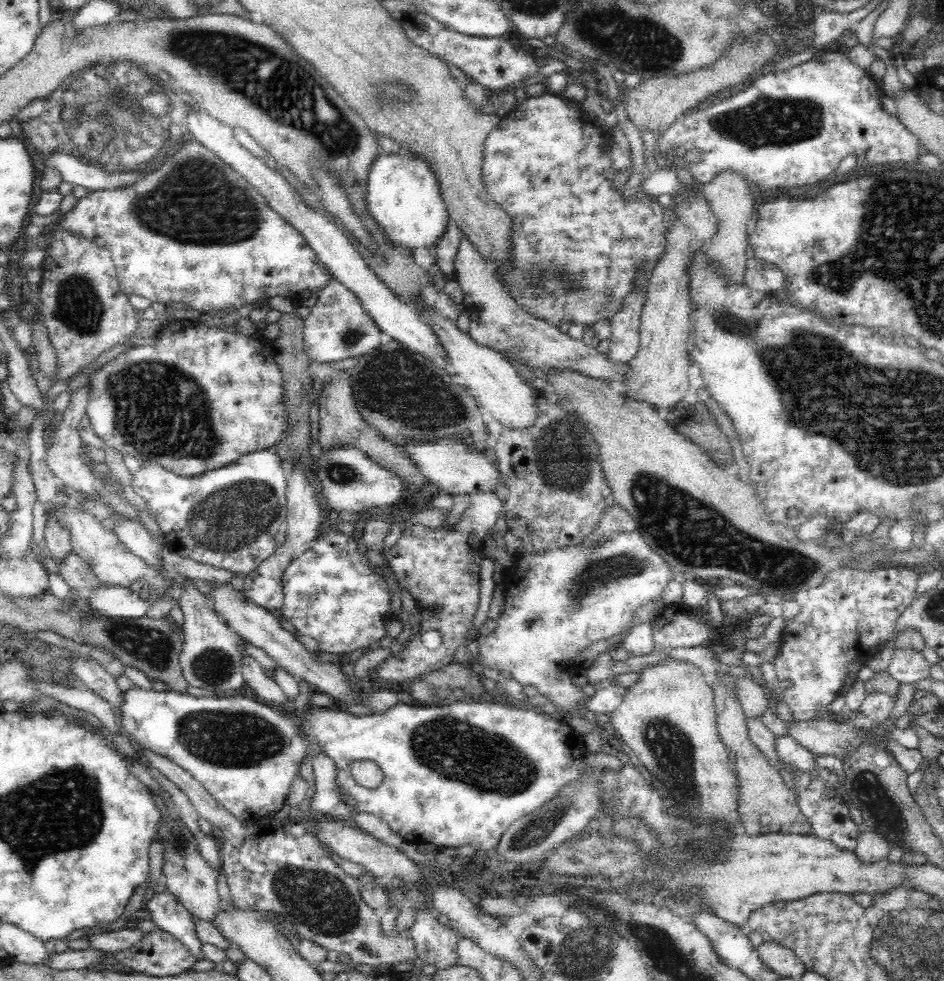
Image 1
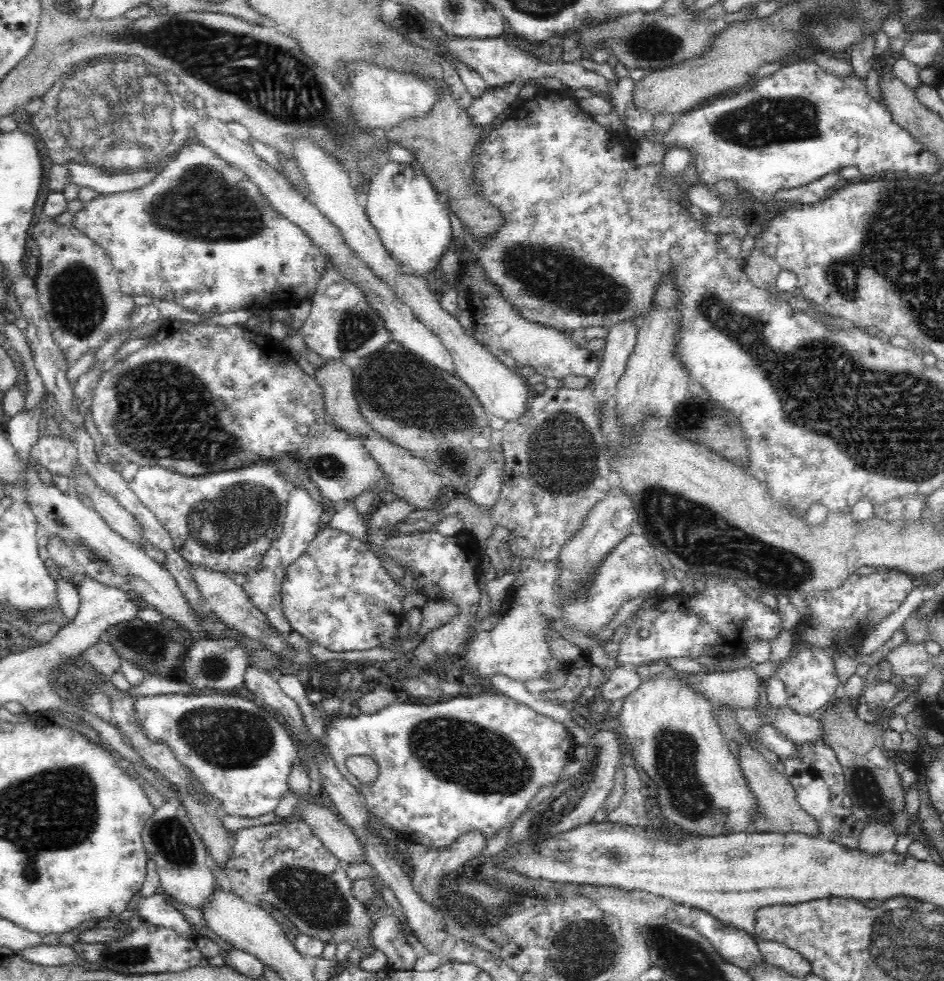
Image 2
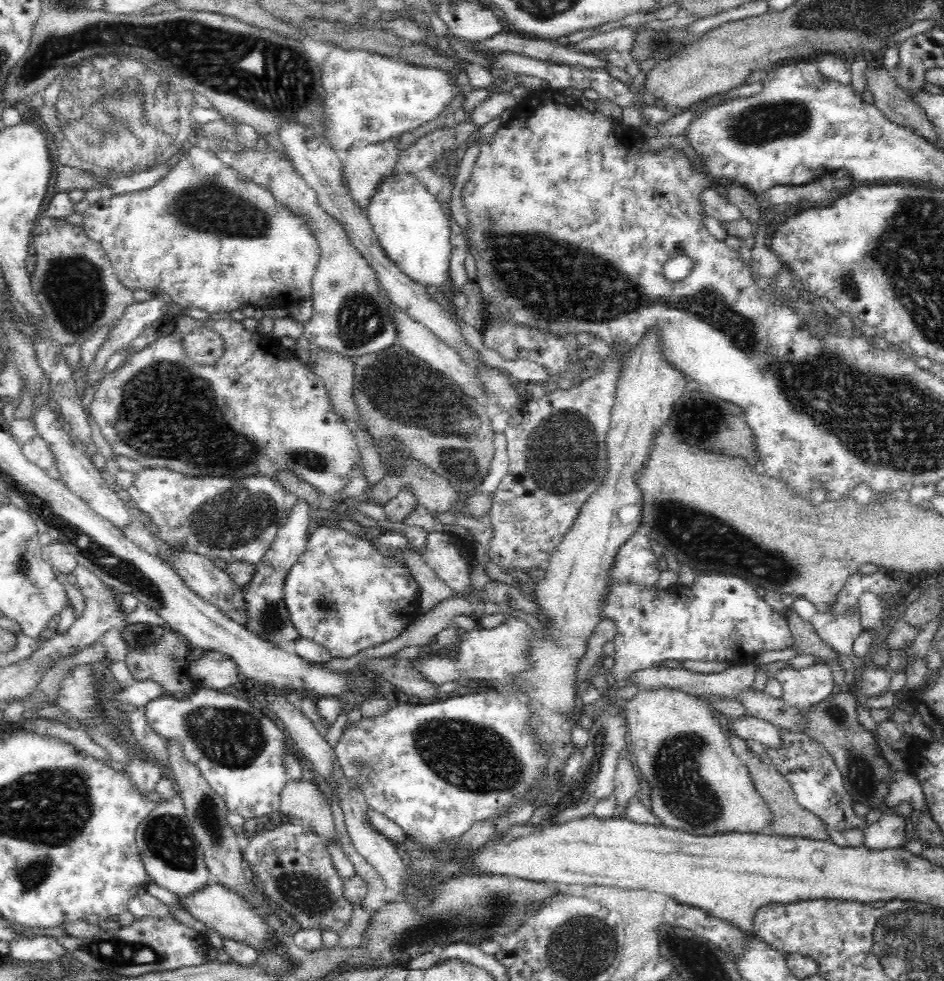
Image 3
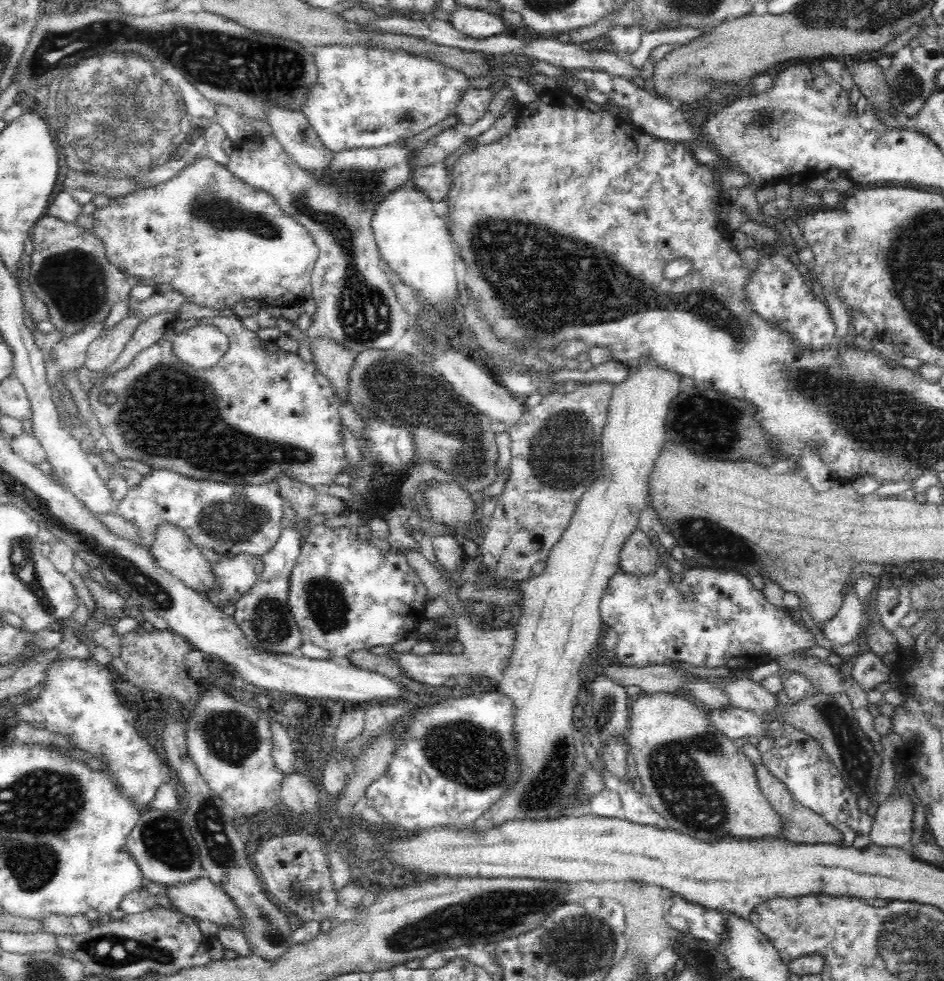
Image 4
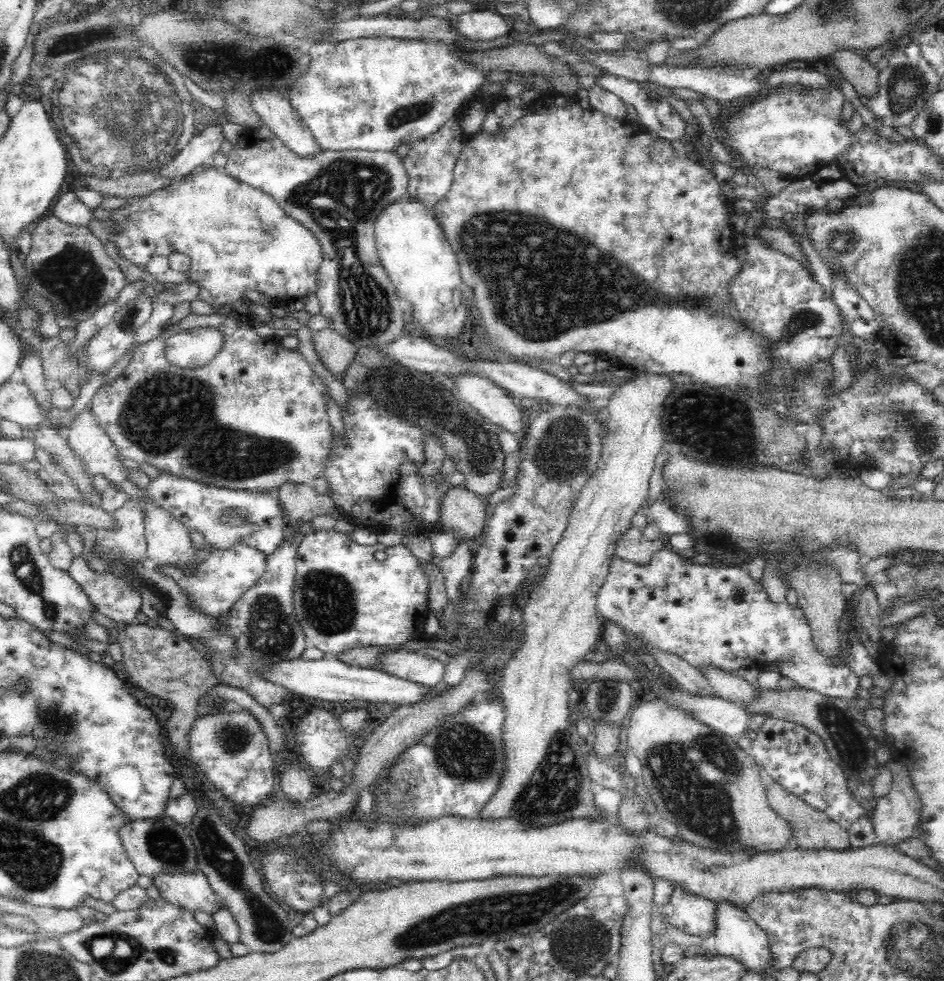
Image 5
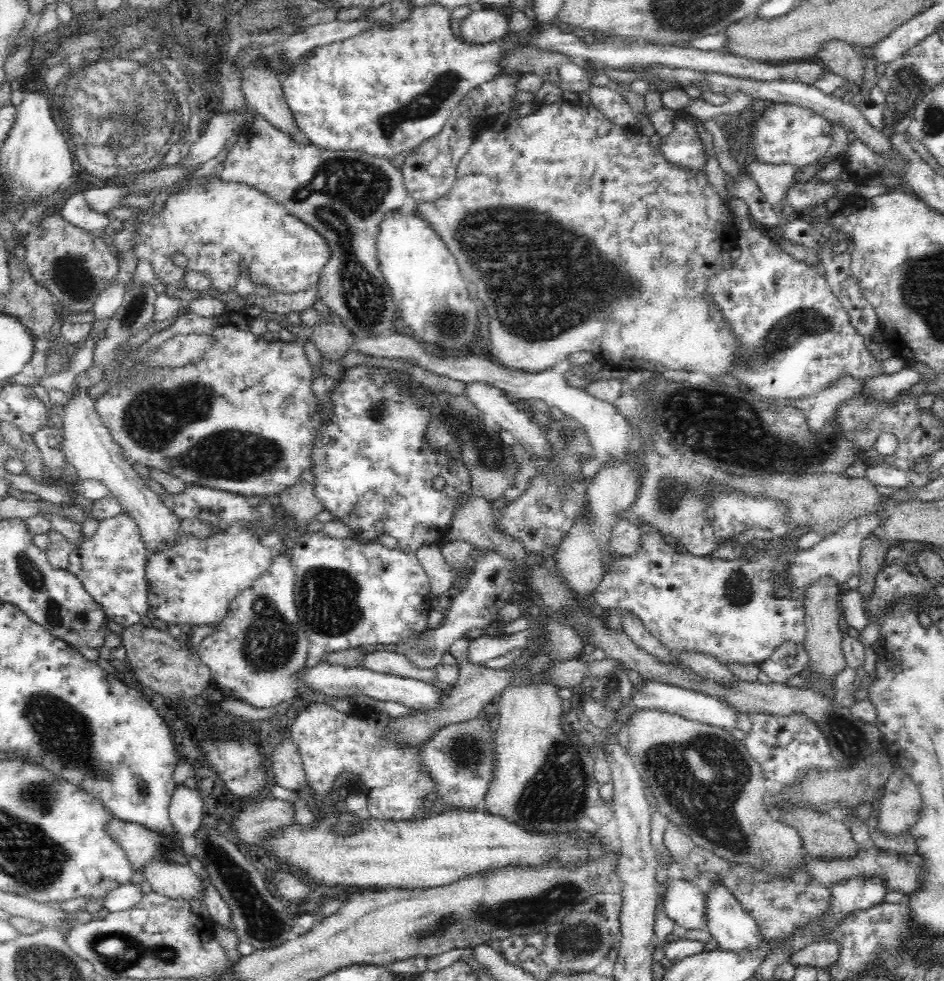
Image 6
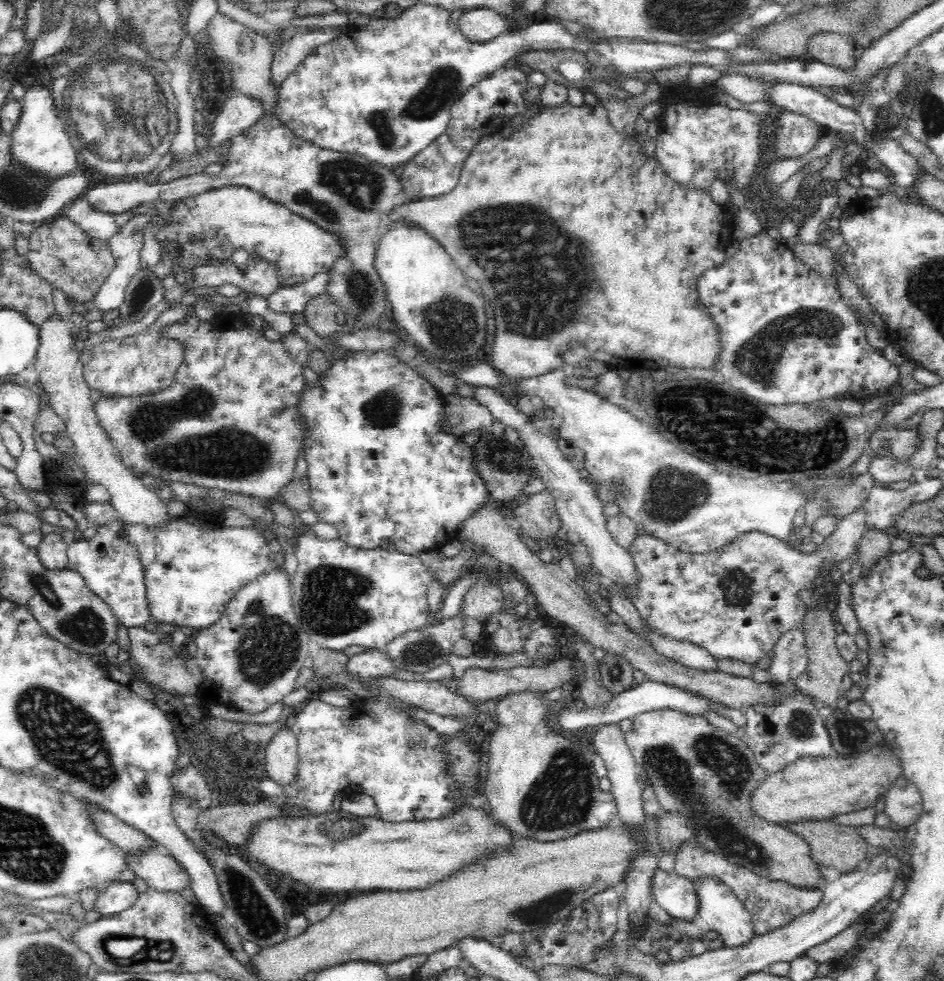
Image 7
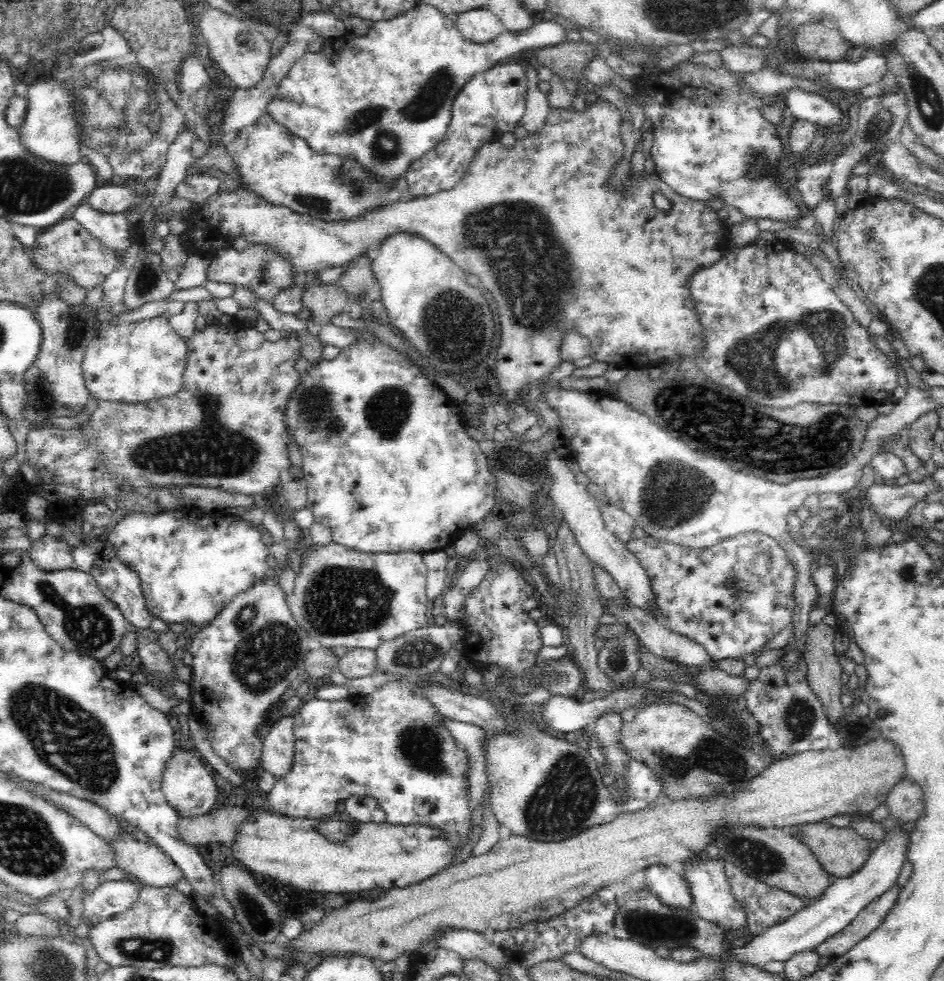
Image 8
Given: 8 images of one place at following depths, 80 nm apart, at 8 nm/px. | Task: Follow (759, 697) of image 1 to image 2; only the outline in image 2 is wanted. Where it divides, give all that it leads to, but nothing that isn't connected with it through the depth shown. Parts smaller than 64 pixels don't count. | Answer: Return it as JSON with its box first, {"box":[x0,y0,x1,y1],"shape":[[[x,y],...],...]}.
{"box":[689,667,760,710],"shape":[[[742,667],[727,673],[698,673],[690,675],[689,684],[706,695],[714,705],[756,710],[760,681],[752,667]]]}

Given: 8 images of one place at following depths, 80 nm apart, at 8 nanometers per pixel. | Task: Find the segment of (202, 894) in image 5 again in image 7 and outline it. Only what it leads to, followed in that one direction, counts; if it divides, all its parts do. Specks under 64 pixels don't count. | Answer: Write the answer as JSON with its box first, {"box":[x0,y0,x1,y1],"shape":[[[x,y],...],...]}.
{"box":[127,849,191,893],"shape":[[[152,849],[147,853],[127,855],[129,869],[137,877],[146,880],[150,889],[158,892],[181,893],[191,888],[191,878],[185,868],[165,851]]]}

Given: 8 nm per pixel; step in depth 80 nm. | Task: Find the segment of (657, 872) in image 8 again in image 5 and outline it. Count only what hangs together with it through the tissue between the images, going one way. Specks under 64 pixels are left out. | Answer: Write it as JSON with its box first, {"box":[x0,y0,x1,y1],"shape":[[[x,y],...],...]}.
{"box":[663,887,717,939],"shape":[[[674,887],[663,908],[666,923],[686,934],[689,939],[709,937],[714,931],[717,903]]]}

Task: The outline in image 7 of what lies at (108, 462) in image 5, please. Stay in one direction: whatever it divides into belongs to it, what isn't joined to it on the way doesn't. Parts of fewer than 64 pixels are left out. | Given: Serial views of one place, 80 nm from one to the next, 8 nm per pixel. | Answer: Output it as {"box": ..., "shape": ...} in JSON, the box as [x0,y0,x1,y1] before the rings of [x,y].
{"box":[32,314,170,528],"shape":[[[75,314],[66,321],[60,321],[54,315],[39,328],[38,350],[32,364],[37,384],[40,384],[40,391],[48,394],[49,404],[54,412],[64,420],[69,444],[74,446],[75,461],[95,484],[107,488],[109,500],[119,519],[125,524],[142,523],[148,528],[160,528],[170,518],[166,504],[148,490],[141,477],[133,473],[121,460],[120,453],[97,420],[95,403],[90,401],[91,388],[84,381],[83,366],[78,361],[78,356],[88,340],[88,323],[80,314]]]}

